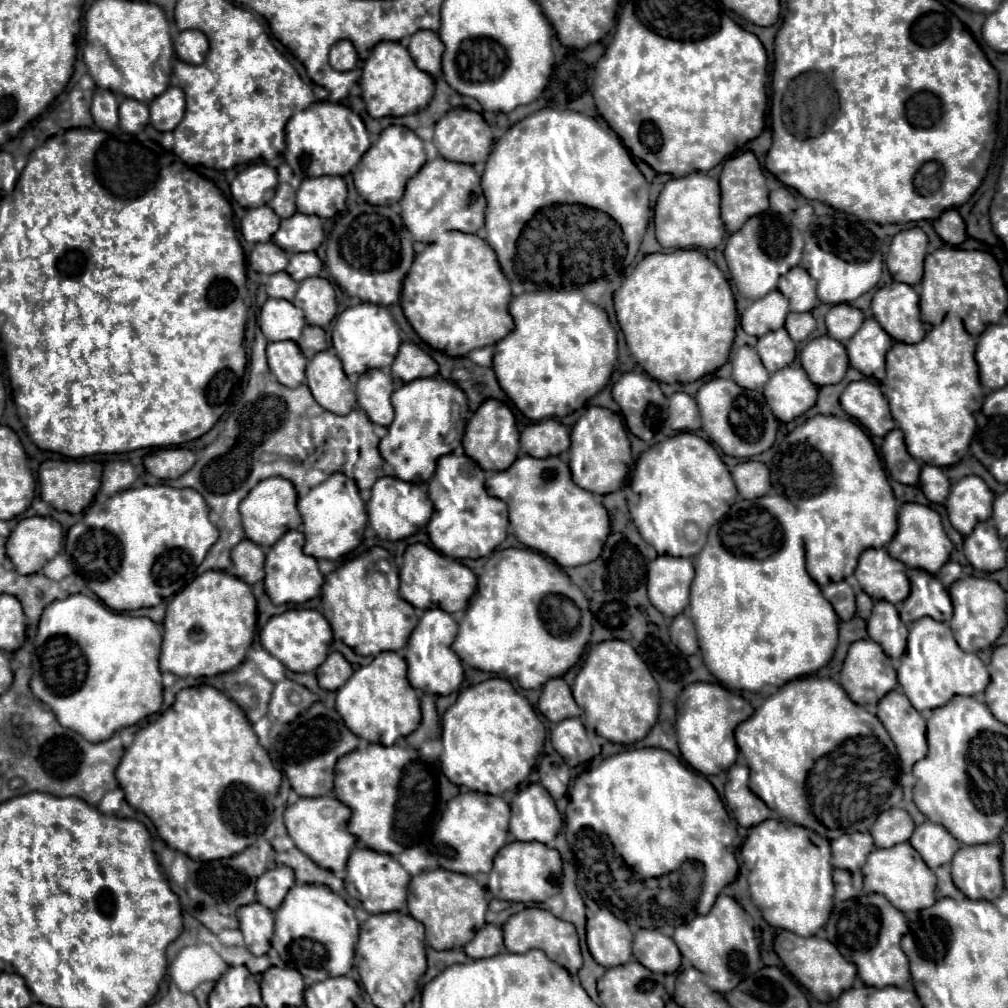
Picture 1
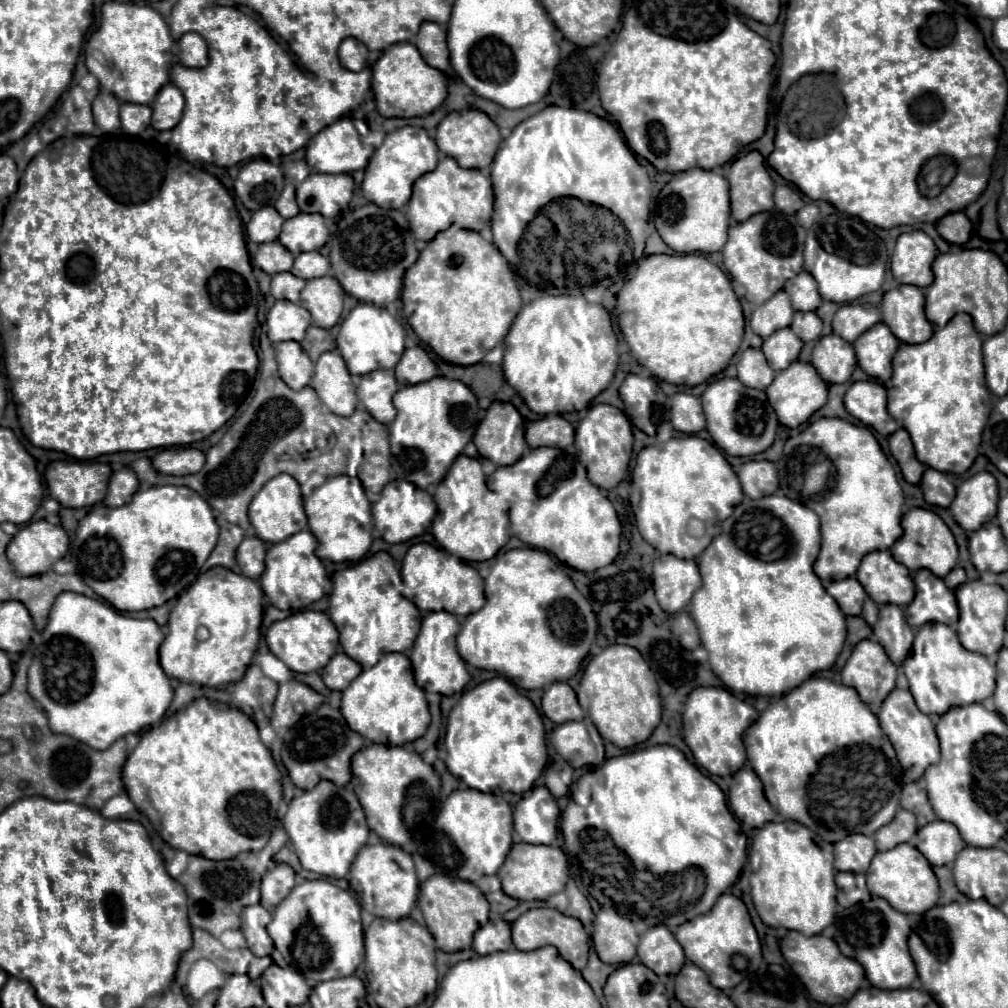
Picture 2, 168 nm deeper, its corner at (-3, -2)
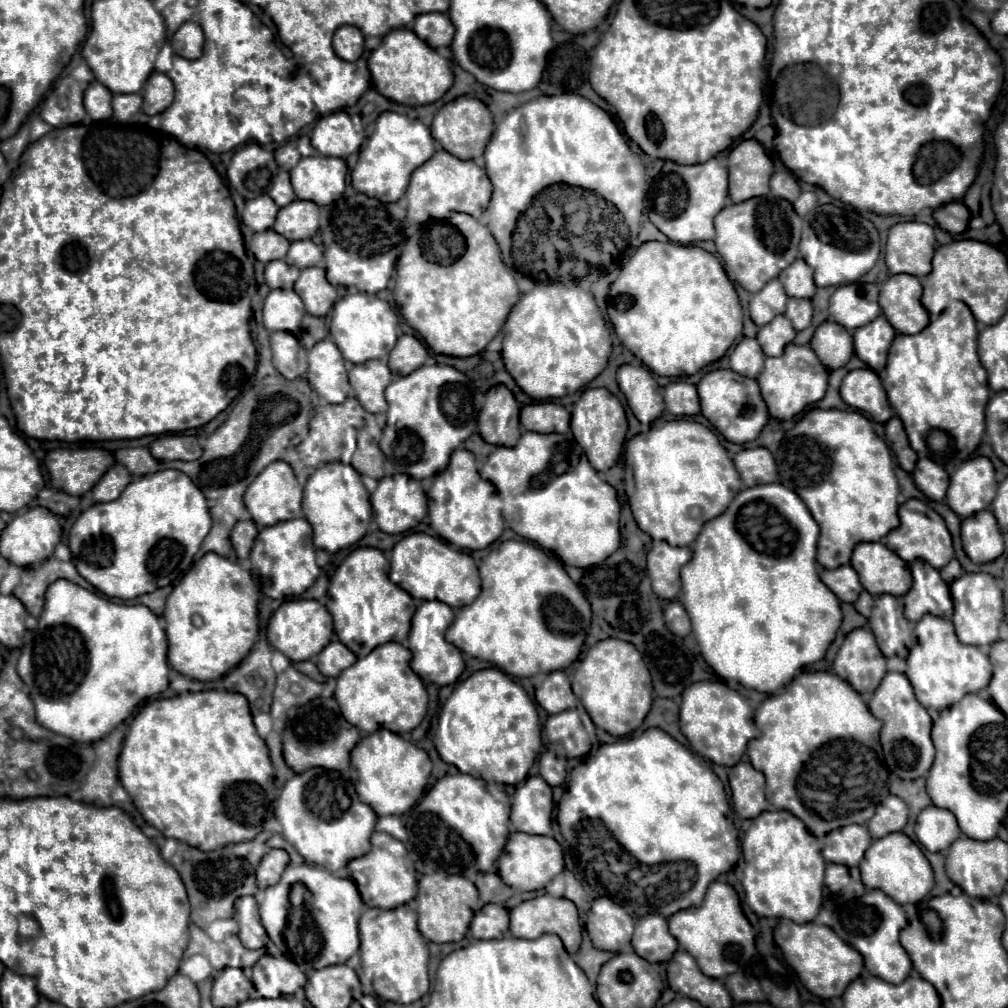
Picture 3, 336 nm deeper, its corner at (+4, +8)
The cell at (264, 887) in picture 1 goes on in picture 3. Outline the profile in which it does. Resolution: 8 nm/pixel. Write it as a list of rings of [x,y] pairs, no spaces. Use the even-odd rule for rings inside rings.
[[[270,850],[262,862],[258,864],[256,868],[256,882],[258,882],[258,888],[268,888],[272,884],[278,884],[280,882],[280,876],[284,872],[284,868],[288,866],[288,854],[284,850]]]

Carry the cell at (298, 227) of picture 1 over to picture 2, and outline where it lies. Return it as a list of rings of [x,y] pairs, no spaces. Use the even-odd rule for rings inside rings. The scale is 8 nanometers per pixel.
[[[299,212],[295,218],[285,220],[283,234],[279,242],[291,250],[291,254],[301,254],[309,250],[319,250],[329,238],[329,230],[321,214],[305,214]]]

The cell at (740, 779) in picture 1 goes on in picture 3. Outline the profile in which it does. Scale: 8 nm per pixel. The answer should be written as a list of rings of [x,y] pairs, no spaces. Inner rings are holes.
[[[738,762],[728,770],[731,801],[740,818],[756,818],[760,812],[768,810],[764,796],[764,774],[754,770],[750,762]]]

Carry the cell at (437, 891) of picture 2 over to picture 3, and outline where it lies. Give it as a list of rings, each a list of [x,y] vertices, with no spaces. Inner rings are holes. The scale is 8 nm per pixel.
[[[432,872],[420,878],[418,888],[418,930],[430,942],[460,942],[474,916],[472,906],[484,906],[476,886],[464,876],[452,876],[448,872]]]

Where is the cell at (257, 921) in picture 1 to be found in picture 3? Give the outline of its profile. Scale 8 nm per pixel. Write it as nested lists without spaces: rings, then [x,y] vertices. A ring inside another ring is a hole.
[[[242,896],[234,902],[234,920],[238,922],[238,936],[246,948],[264,948],[268,942],[268,934],[260,924],[258,902],[254,896]]]

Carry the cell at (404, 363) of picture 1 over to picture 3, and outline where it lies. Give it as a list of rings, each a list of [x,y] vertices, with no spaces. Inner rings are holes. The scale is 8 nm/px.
[[[400,336],[394,350],[390,352],[390,360],[388,366],[392,370],[392,374],[398,376],[406,376],[410,372],[414,372],[416,368],[424,366],[428,358],[428,350],[422,346],[422,342],[416,336]]]

